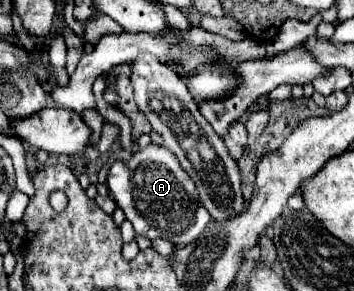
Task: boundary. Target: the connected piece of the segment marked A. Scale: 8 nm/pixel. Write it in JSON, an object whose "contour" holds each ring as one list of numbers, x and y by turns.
{"contour":[[157,143,139,149,129,161,115,161,109,169,107,183,113,199,133,223,137,235,151,241,161,237,175,245,189,245,197,235,201,235,209,221,209,213,199,205,193,179,181,169,177,157]]}

